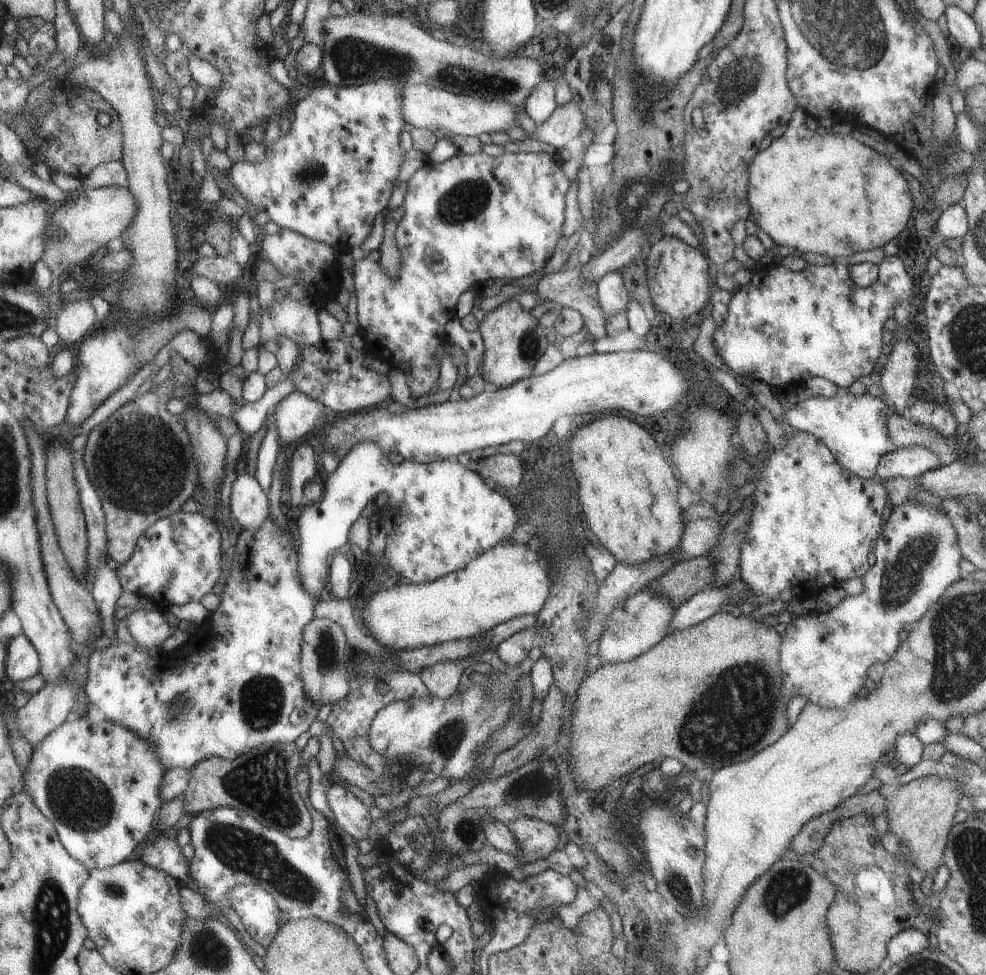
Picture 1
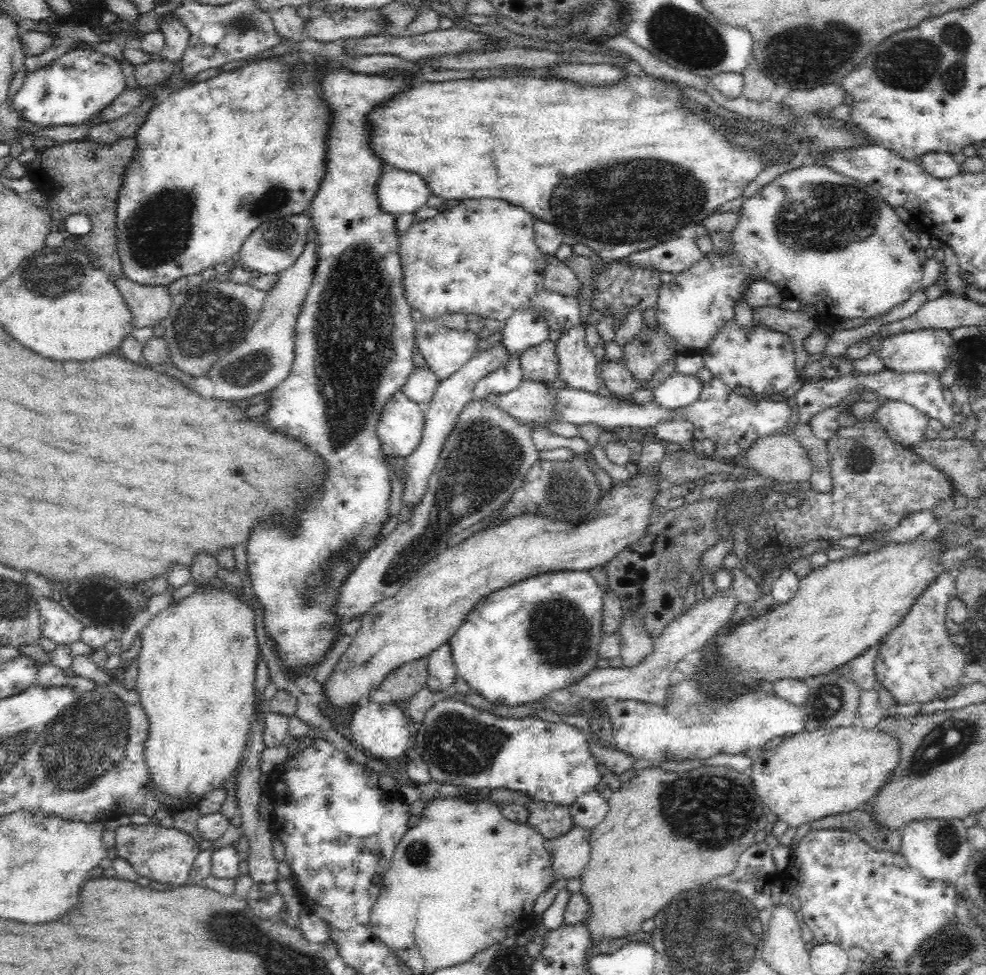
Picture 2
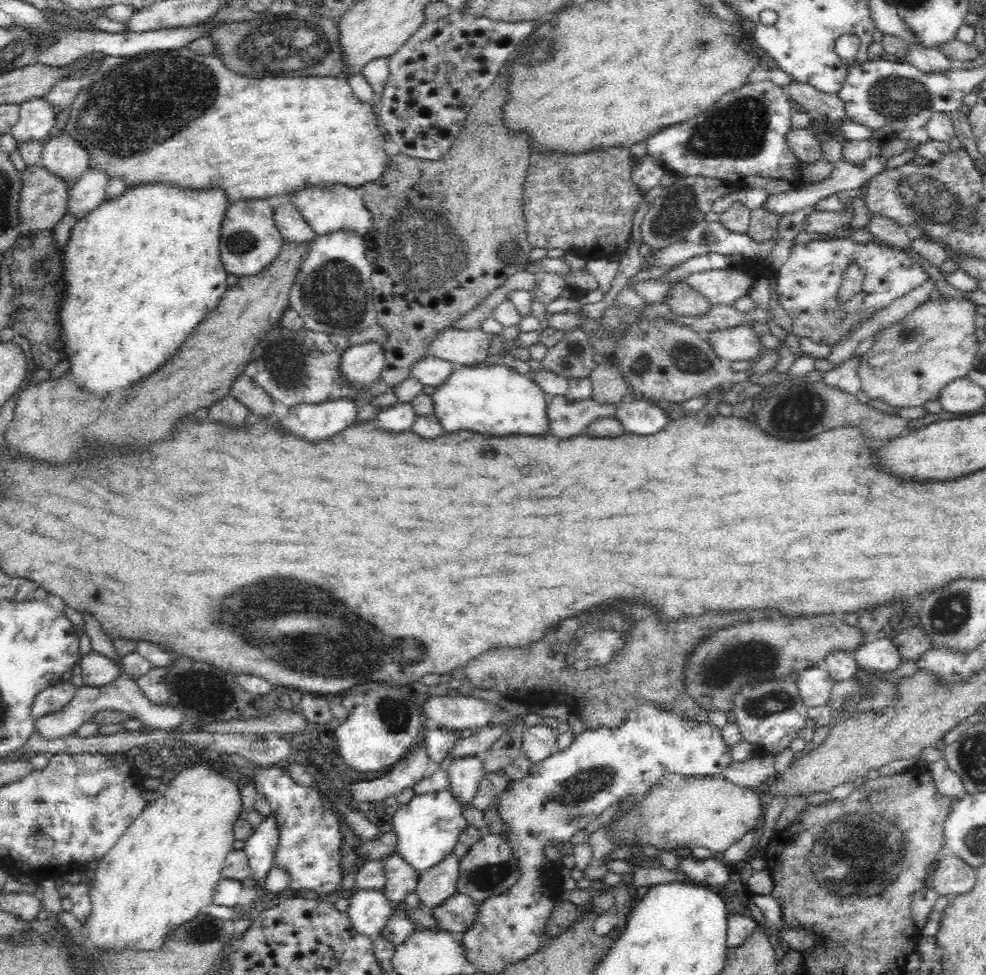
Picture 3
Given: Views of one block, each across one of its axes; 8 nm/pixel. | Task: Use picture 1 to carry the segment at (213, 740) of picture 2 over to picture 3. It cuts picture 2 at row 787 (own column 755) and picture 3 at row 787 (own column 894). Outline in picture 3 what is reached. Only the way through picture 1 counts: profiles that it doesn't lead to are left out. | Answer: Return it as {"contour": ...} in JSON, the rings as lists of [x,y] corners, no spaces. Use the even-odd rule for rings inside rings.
{"contour":[[[194,766],[194,768],[186,768],[182,770],[174,782],[168,784],[168,790],[164,794],[164,798],[158,798],[158,800],[152,801],[152,804],[146,808],[131,823],[126,829],[126,834],[122,834],[122,837],[116,842],[116,845],[99,860],[92,880],[88,884],[88,896],[91,898],[92,912],[88,916],[84,923],[84,930],[86,938],[92,942],[92,946],[97,947],[99,951],[151,951],[158,950],[158,946],[162,946],[162,942],[166,940],[166,934],[170,934],[170,930],[176,930],[176,928],[183,926],[188,922],[192,922],[194,918],[200,915],[204,905],[209,904],[213,899],[213,894],[218,882],[223,878],[223,864],[228,857],[228,854],[233,850],[233,842],[235,841],[233,836],[233,824],[237,822],[242,809],[242,800],[240,800],[240,792],[238,792],[236,784],[230,782],[228,778],[224,778],[222,774],[214,772],[210,766]]]}

